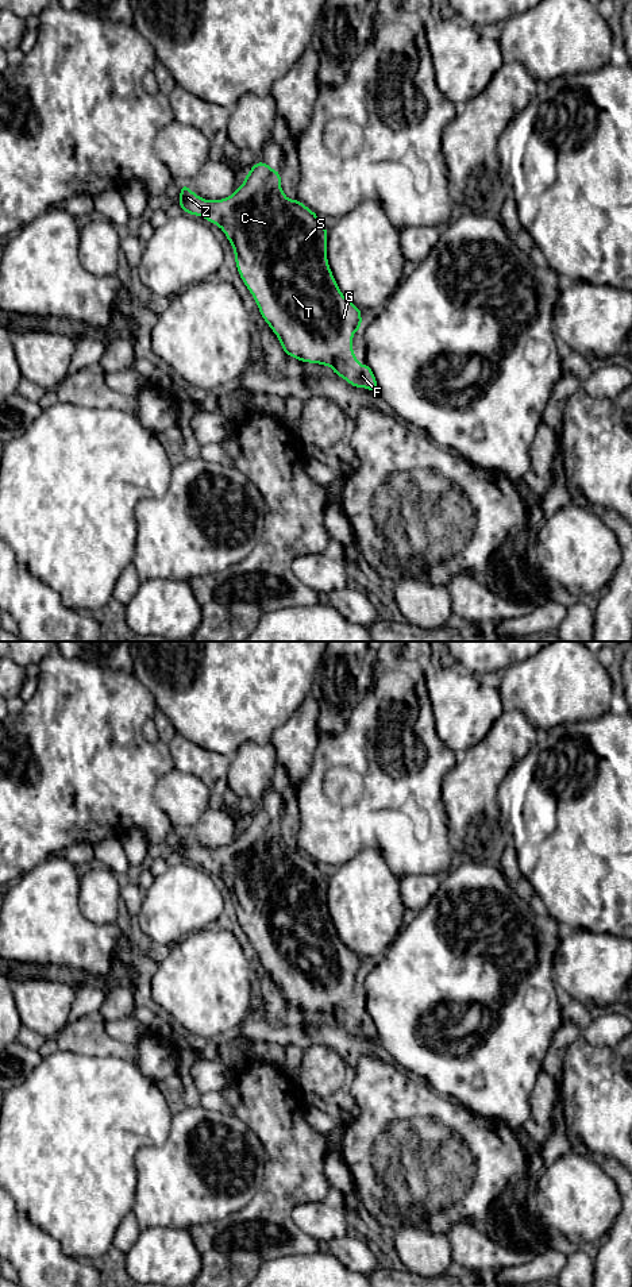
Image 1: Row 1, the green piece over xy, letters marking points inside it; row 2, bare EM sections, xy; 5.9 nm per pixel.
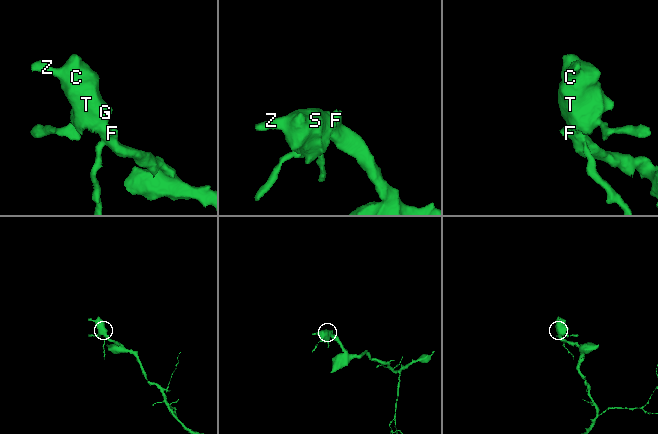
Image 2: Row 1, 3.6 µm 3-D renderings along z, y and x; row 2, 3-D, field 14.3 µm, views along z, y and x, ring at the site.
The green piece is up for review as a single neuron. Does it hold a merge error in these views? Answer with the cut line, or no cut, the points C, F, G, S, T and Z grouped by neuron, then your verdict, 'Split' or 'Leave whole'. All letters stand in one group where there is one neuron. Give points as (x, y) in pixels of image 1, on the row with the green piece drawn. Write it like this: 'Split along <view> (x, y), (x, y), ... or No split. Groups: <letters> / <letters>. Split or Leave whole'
No split. Groups: C F G S T Z. Leave whole

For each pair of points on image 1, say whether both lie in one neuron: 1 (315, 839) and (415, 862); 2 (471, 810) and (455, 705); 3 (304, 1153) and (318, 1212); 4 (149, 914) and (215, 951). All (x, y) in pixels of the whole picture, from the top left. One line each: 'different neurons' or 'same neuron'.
1: same neuron
2: different neurons
3: different neurons
4: different neurons

